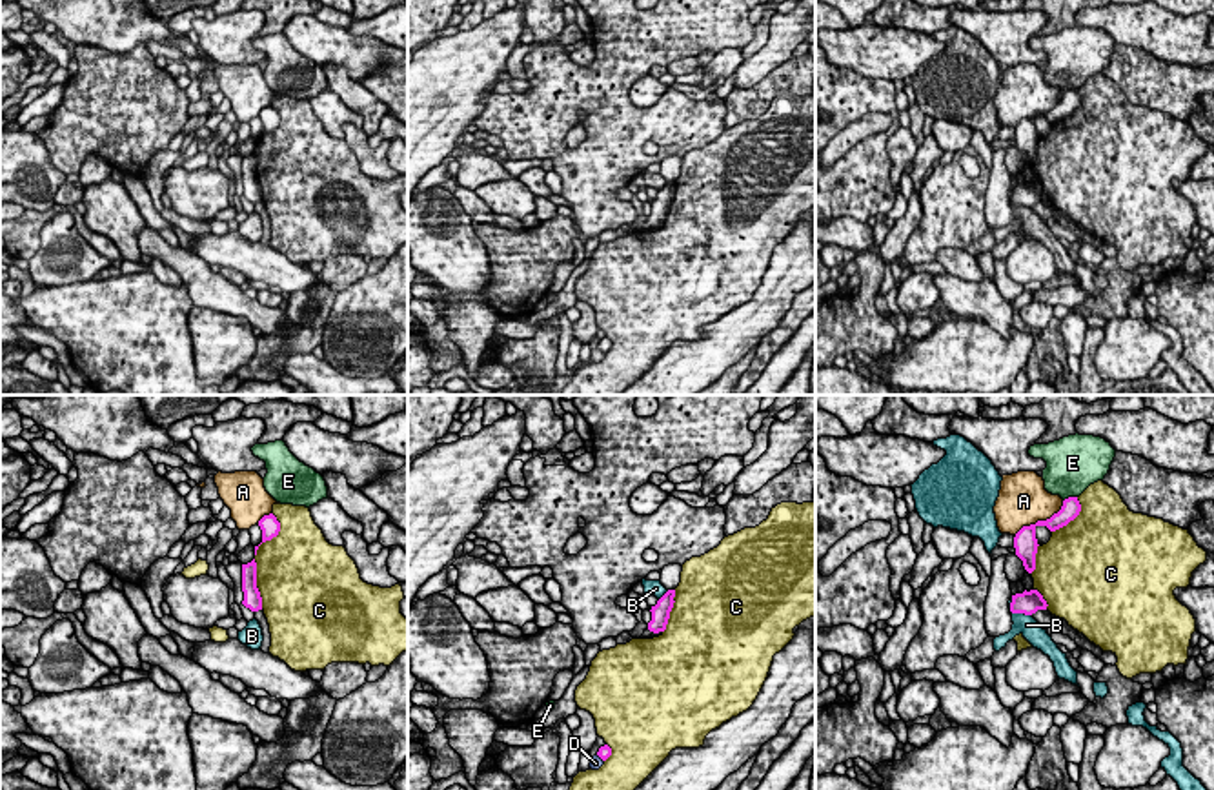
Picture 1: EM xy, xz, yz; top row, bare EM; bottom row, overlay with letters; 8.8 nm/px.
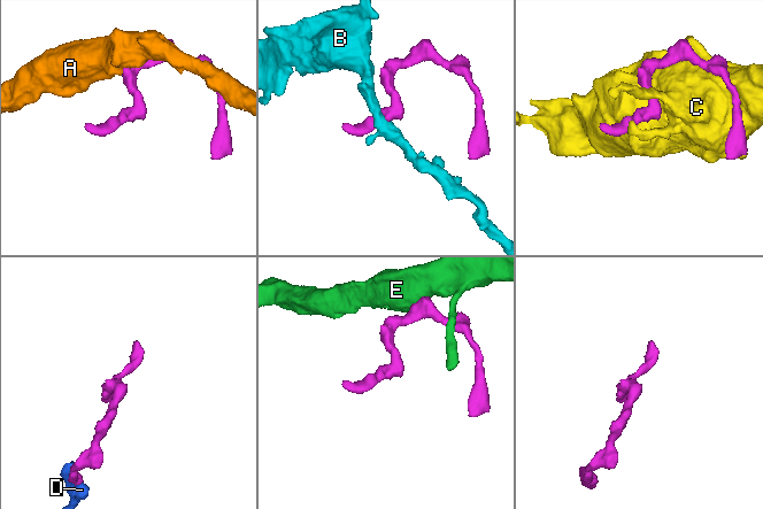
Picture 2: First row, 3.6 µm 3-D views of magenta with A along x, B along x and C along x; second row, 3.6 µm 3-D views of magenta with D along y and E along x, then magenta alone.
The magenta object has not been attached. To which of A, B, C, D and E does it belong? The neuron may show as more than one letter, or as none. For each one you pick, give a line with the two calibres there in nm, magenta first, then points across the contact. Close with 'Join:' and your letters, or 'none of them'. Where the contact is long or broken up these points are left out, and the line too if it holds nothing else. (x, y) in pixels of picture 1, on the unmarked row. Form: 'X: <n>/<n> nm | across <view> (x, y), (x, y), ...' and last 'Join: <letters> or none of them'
Join: none of them

